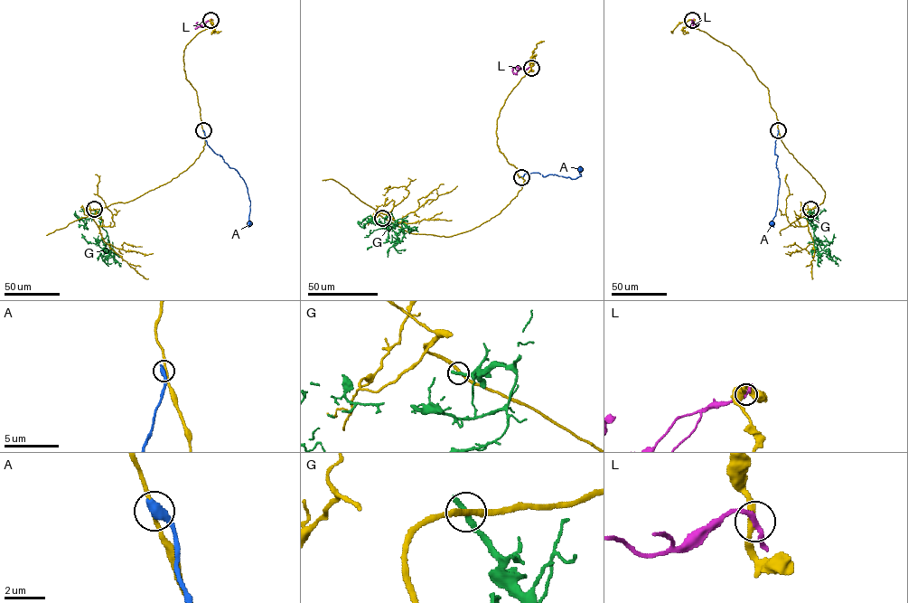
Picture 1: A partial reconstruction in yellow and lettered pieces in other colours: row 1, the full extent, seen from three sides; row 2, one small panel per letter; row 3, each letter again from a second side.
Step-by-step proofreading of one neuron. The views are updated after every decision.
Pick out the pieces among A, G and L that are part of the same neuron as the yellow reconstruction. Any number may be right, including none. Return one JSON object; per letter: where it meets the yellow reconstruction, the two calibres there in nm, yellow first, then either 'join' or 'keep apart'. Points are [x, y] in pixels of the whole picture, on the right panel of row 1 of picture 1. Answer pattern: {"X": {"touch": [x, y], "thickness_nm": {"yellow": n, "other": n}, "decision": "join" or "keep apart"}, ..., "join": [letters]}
{"A": {"touch": [778, 130], "thickness_nm": {"yellow": 200, "other": 500}, "decision": "keep apart"}, "G": {"touch": [810, 209], "thickness_nm": {"yellow": 280, "other": 360}, "decision": "keep apart"}, "L": {"touch": [692, 20], "thickness_nm": {"yellow": 240, "other": 220}, "decision": "keep apart"}, "join": []}

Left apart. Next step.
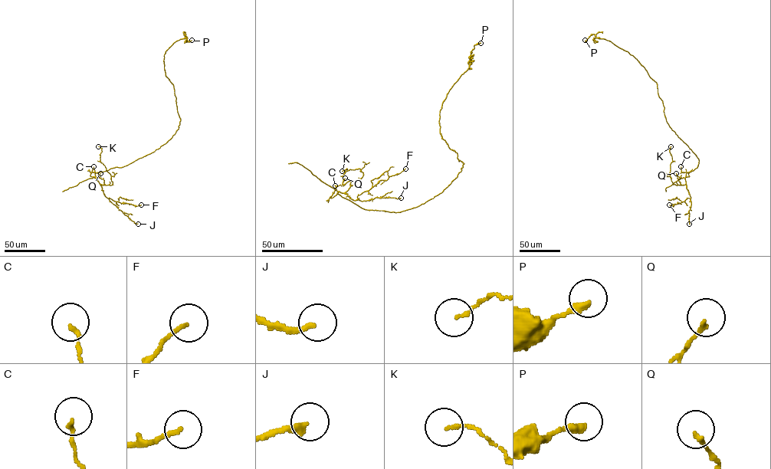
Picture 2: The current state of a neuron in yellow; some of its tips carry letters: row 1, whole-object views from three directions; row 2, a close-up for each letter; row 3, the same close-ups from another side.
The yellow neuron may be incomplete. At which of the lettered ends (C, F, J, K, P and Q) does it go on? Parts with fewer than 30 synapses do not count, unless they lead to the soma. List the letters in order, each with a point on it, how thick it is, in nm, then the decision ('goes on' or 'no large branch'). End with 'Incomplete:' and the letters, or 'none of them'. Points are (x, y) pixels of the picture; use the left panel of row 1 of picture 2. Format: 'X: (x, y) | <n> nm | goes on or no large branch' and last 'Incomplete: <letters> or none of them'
C: (93, 166) | 150 nm | no large branch
F: (141, 204) | 140 nm | no large branch
J: (138, 224) | 240 nm | no large branch
K: (98, 146) | 120 nm | no large branch
P: (191, 40) | 320 nm | no large branch
Q: (100, 173) | 160 nm | no large branch
Incomplete: none of them

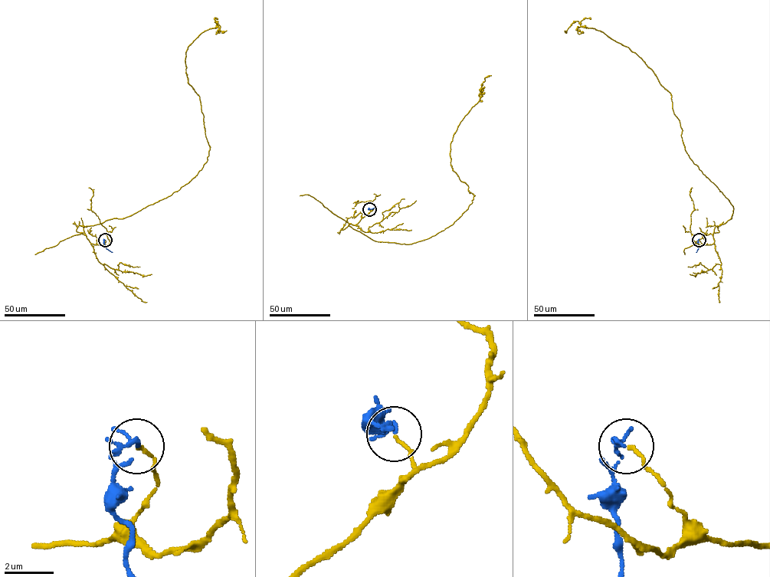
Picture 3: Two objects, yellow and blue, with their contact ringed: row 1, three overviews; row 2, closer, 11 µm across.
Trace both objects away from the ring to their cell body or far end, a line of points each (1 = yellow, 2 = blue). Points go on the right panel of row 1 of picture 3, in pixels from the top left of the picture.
1: (699, 240), (713, 244), (733, 206), (685, 149), (670, 93), (602, 31), (577, 21), (564, 30)
2: (699, 240), (696, 252)

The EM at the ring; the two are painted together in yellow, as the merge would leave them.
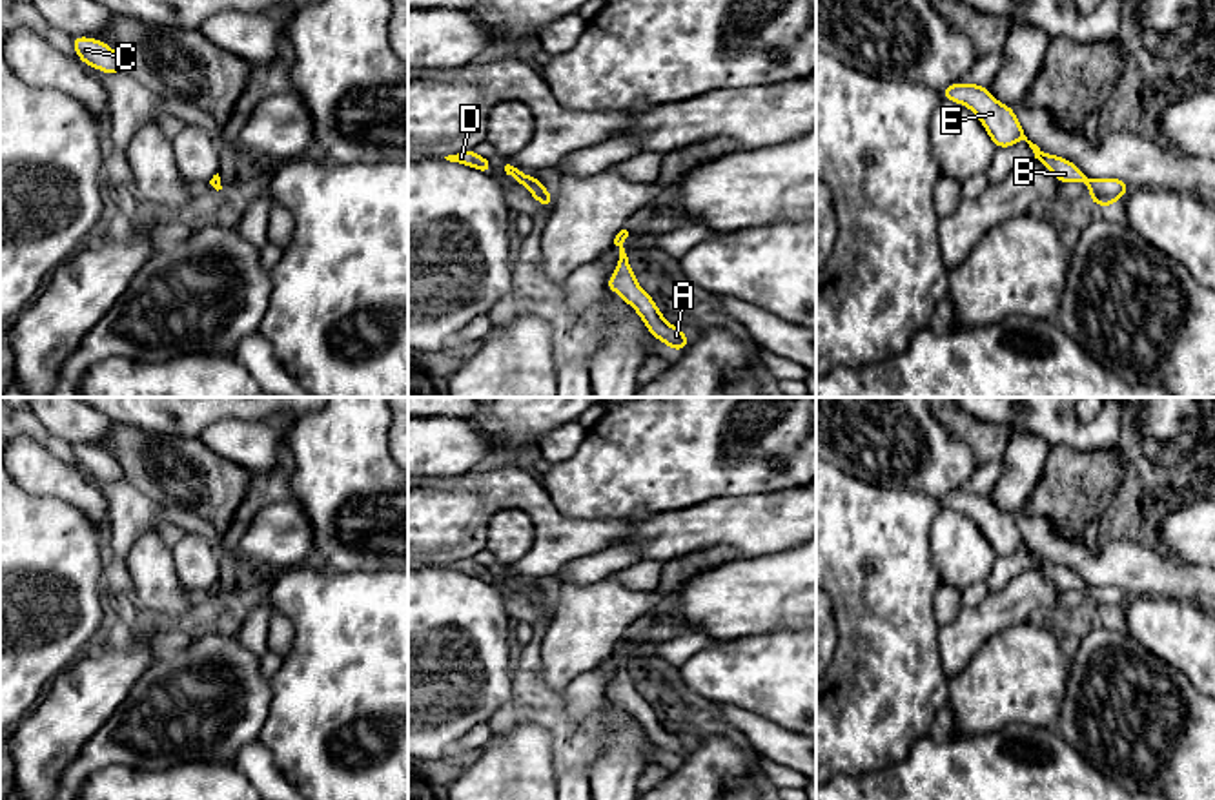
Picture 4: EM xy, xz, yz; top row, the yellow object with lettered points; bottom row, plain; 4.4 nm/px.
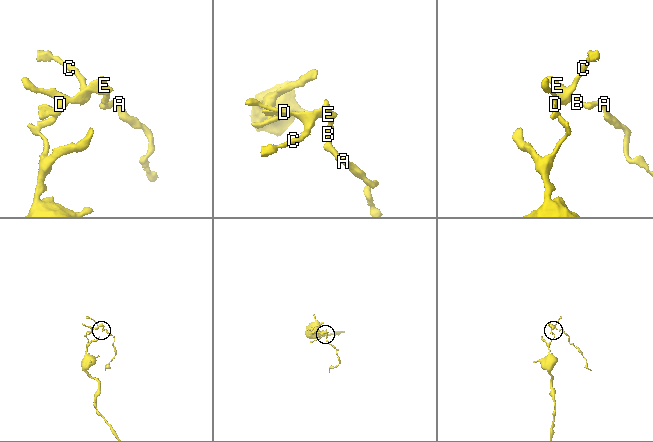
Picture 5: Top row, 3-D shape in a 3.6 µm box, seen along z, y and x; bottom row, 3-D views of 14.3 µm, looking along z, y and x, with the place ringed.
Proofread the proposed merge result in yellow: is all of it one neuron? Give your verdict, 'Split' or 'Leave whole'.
Leave whole

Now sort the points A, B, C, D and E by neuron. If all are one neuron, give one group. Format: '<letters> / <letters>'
A B C D E

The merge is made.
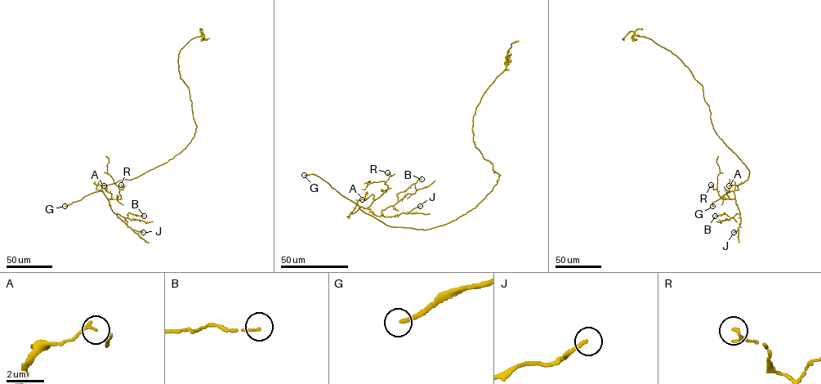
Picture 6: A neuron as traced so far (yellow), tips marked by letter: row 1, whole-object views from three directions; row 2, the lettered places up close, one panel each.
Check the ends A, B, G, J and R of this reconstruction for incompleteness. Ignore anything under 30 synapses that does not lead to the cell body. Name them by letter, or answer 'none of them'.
G

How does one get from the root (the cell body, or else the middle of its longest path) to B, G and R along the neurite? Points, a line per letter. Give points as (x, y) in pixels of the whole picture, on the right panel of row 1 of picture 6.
B: (727, 146), (746, 165), (749, 175), (733, 190), (740, 213), (730, 217), (725, 212), (715, 216)
G: (727, 146), (746, 165), (749, 175), (747, 180), (735, 185), (733, 191), (713, 202), (712, 206)
R: (727, 146), (749, 170), (748, 179), (735, 185), (732, 198), (721, 198), (711, 185)

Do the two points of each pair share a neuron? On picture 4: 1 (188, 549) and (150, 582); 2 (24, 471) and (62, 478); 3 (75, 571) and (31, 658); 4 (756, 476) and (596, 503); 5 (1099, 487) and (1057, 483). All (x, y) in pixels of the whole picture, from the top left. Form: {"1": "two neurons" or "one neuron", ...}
{"1": "two neurons", "2": "one neuron", "3": "one neuron", "4": "one neuron", "5": "one neuron"}

